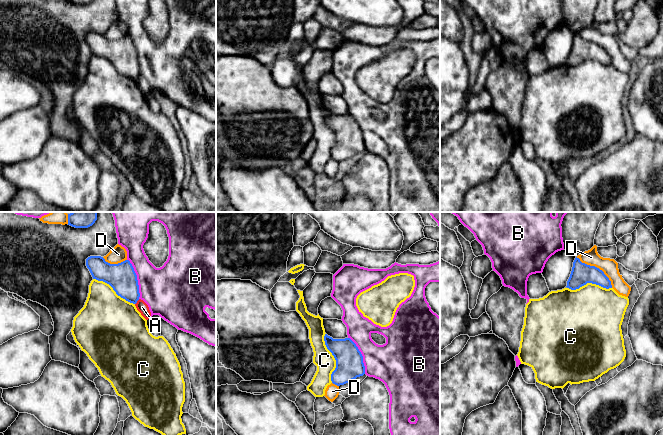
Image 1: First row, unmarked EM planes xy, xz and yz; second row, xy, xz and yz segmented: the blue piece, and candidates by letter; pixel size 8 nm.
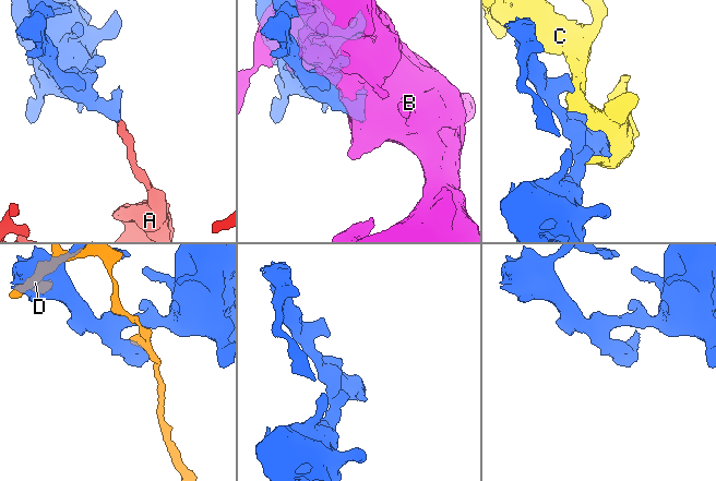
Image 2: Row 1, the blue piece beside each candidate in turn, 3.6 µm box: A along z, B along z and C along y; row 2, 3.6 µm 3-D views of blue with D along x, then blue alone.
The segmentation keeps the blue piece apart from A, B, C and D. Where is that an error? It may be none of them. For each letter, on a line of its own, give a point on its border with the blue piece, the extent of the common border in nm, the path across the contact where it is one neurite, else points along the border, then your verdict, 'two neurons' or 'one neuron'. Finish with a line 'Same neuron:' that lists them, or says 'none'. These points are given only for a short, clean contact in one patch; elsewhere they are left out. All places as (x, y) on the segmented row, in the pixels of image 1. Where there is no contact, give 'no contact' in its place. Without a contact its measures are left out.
A: xy (136, 302) | 60 nm | along xy (139, 299), (135, 304) | two neurons
B: xy (136, 279) | 340 nm | two neurons
C: xz (334, 357) | 400 nm | two neurons
D: yz (596, 267) | 380 nm | two neurons
Same neuron: none

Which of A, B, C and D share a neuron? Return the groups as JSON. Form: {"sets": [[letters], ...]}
{"sets": [["A"], ["B"], ["C"], ["D"]]}

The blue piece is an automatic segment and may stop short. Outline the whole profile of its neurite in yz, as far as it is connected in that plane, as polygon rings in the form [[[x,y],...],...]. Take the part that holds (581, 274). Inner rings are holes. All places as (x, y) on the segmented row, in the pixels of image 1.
[[[576,257],[566,287],[571,290],[576,290],[587,283],[596,284],[606,289],[612,288],[611,281],[602,270],[595,266],[582,263]]]

